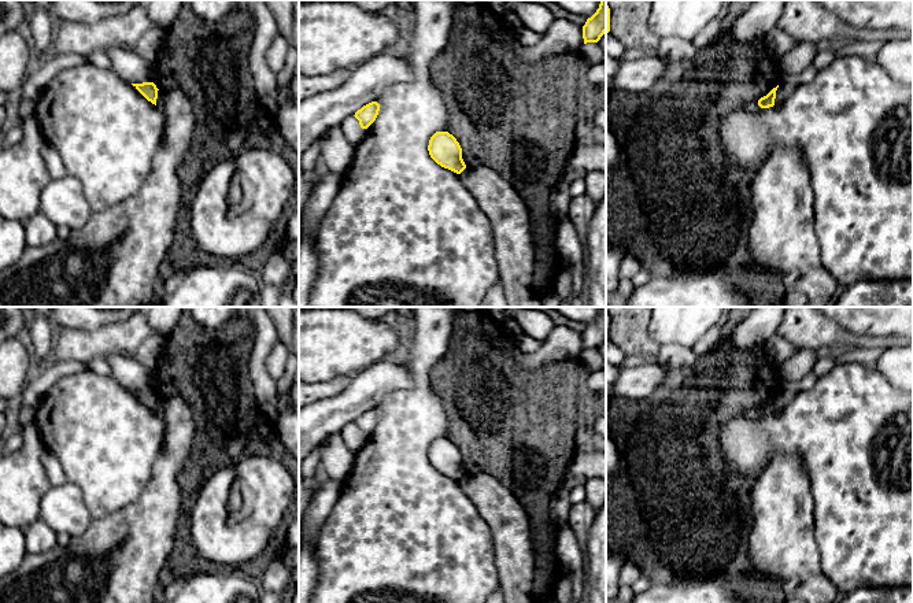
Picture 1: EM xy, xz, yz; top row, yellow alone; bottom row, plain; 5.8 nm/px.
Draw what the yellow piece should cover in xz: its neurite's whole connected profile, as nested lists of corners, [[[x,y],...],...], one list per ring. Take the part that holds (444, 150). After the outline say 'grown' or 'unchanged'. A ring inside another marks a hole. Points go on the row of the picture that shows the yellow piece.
[[[436,132],[428,145],[430,158],[444,169],[461,174],[466,164],[462,159],[462,148],[448,132]]]; unchanged

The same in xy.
[[[154,82],[132,84],[148,101],[156,106],[158,88]]]; unchanged

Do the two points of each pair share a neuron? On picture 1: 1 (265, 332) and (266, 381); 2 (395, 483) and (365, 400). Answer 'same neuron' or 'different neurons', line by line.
1: same neuron
2: different neurons

